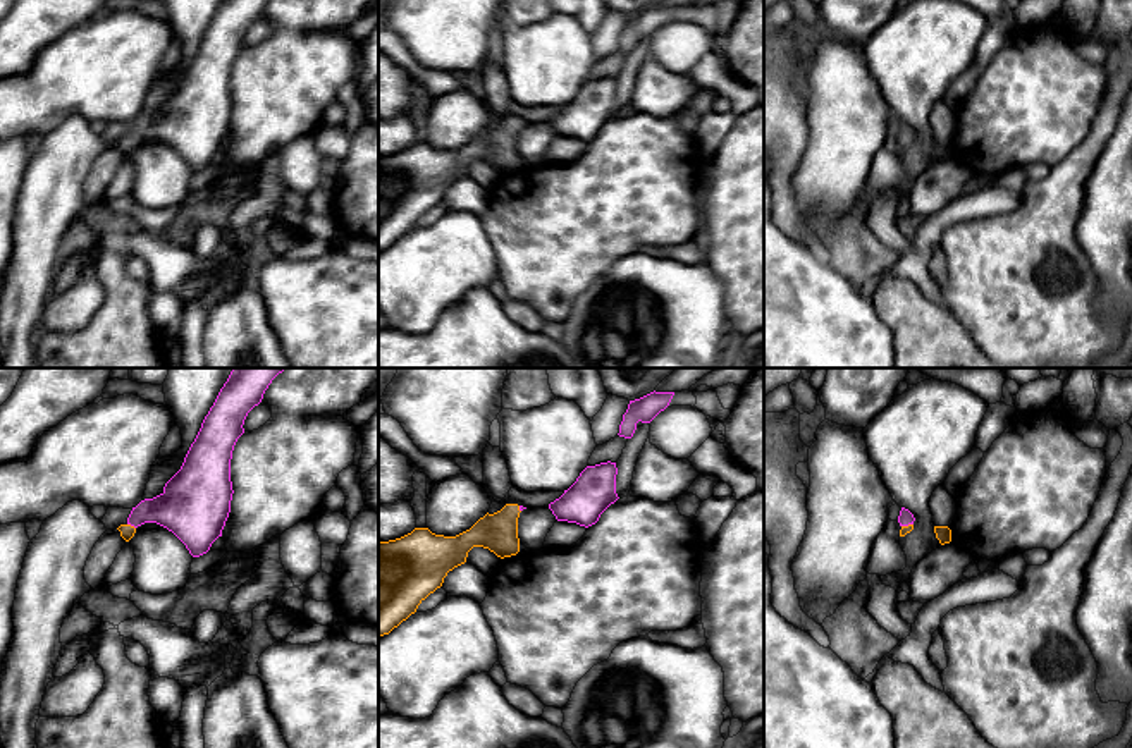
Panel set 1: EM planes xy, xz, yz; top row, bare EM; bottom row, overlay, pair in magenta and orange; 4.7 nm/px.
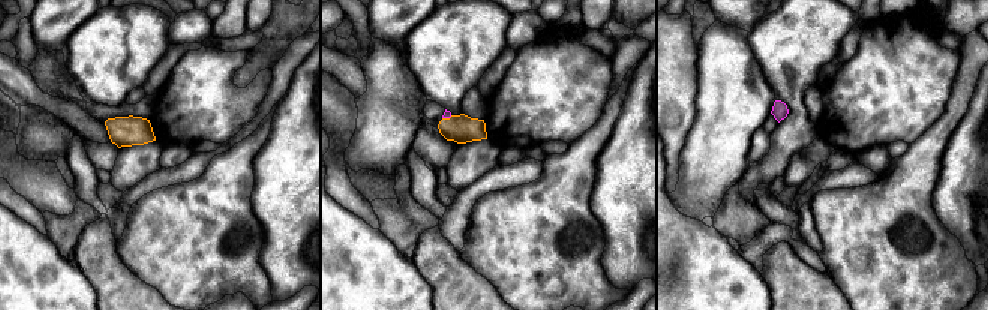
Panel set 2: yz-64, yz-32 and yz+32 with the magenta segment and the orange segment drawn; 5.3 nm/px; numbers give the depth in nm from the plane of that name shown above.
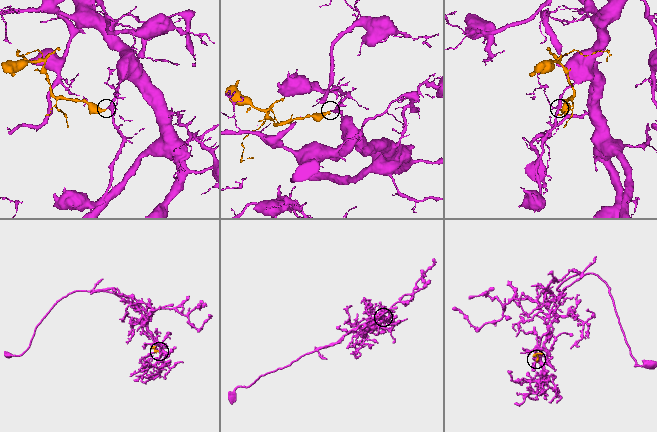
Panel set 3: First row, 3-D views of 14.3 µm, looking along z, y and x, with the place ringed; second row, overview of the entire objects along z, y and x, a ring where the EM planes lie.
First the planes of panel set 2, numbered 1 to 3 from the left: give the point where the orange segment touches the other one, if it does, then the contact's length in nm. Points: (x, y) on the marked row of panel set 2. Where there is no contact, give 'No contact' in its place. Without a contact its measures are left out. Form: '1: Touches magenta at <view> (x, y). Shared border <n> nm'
1: No contact
2: Touches magenta at yz-32 (447, 117). Shared border 60 nm
3: No contact

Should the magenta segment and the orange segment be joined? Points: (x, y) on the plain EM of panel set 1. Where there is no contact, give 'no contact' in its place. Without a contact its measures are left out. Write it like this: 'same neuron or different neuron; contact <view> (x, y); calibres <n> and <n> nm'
same neuron; contact xy (131, 140); calibres 220 and 70 nm

